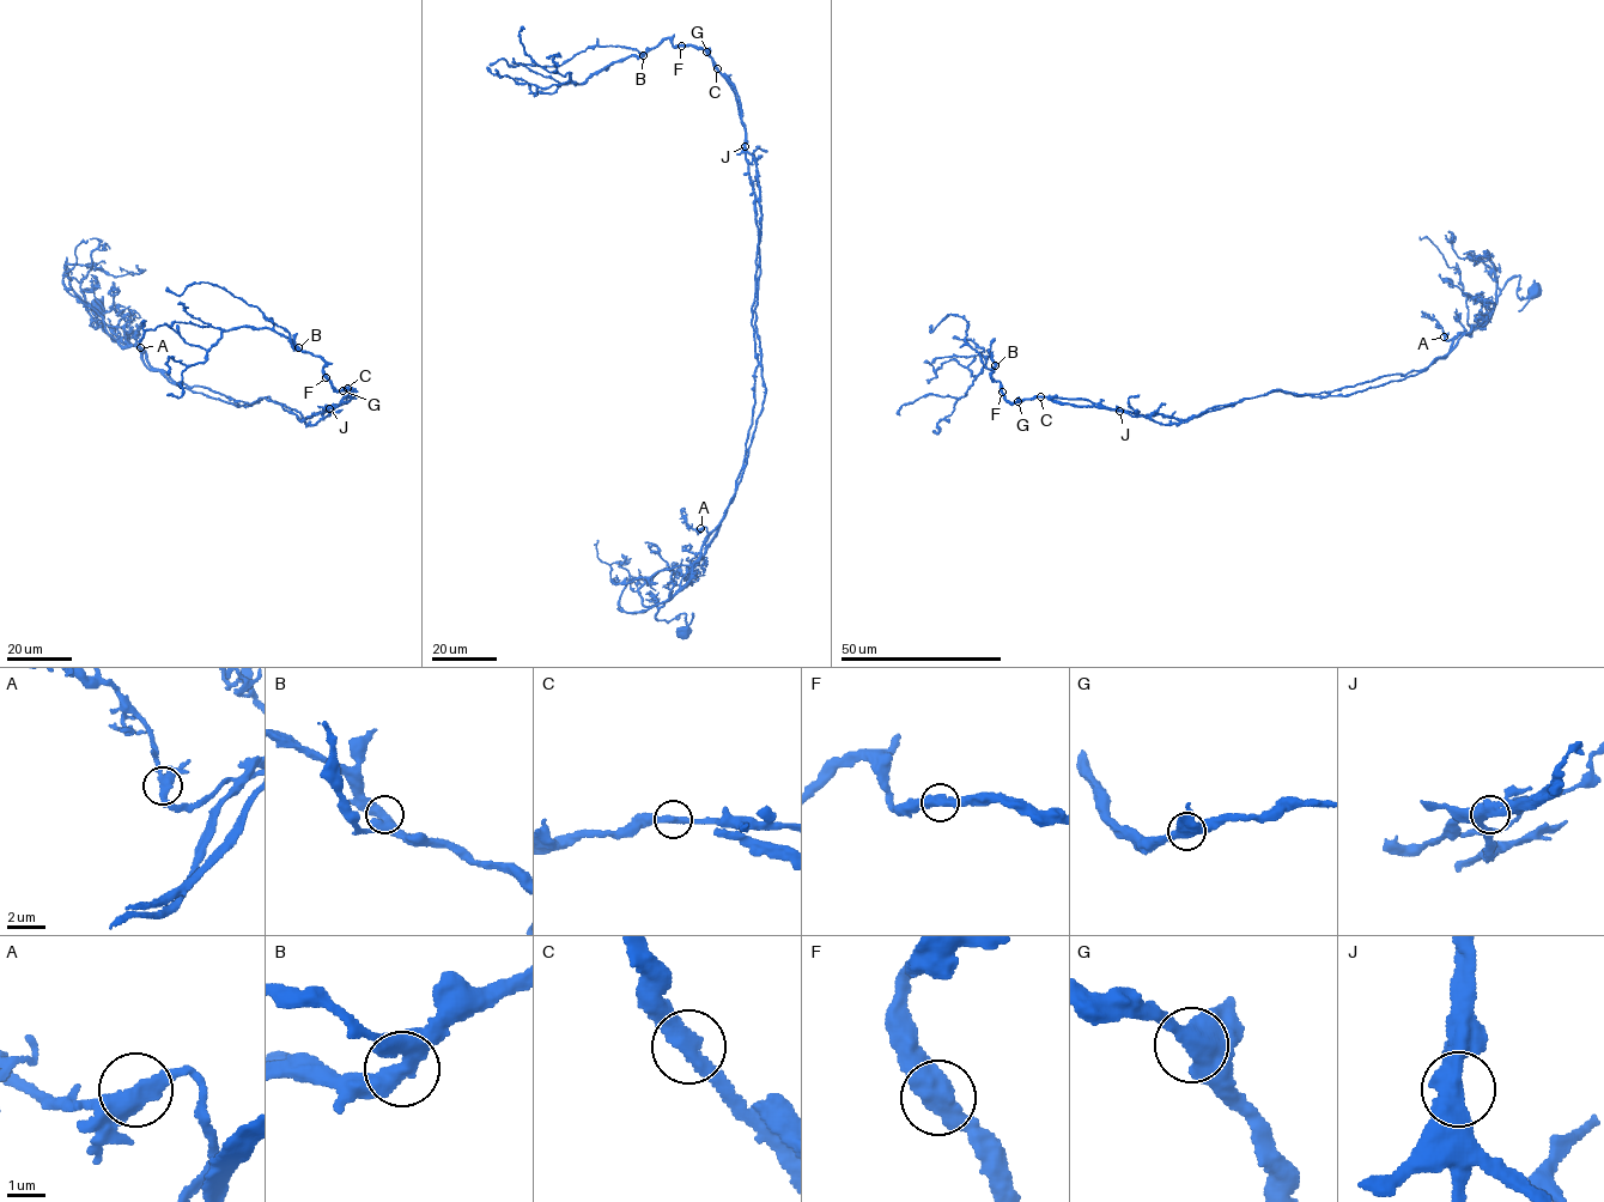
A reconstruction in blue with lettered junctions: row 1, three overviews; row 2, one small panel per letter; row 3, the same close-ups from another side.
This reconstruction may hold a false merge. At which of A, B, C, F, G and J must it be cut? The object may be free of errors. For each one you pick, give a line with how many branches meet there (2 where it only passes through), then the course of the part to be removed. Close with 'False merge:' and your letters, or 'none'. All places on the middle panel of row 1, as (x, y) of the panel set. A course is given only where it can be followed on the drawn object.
J: Branches: 2. Course of the part to remove: (745, 146), (760, 189), (765, 395), (747, 463), (681, 589), (626, 612), (629, 571), (609, 565)
False merge: J

